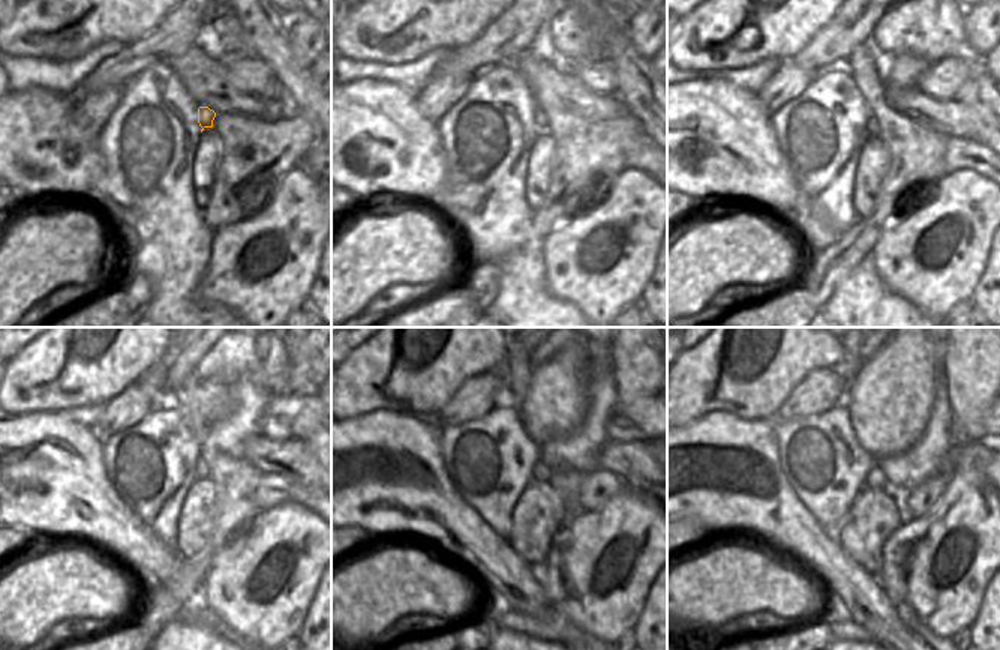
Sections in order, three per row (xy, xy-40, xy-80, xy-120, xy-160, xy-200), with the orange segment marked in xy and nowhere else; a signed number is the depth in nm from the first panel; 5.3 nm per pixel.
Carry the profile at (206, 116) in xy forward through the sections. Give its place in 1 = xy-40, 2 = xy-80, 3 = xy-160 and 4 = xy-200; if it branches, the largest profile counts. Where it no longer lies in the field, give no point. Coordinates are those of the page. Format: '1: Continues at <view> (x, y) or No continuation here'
1: Continues at xy-40 (540, 117)
2: Continues at xy-80 (871, 125)
3: Continues at xy-160 (540, 473)
4: Continues at xy-200 (874, 479)

